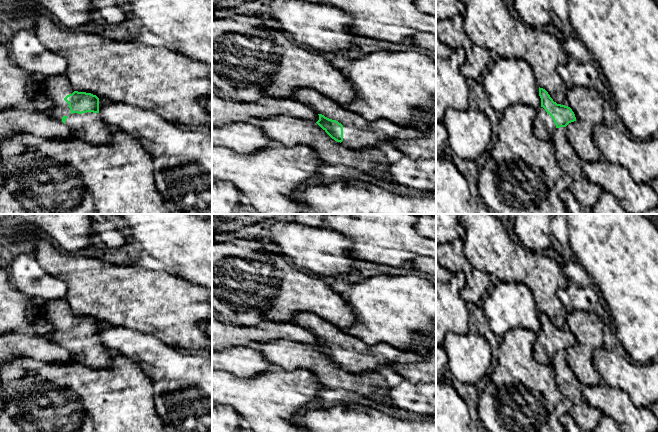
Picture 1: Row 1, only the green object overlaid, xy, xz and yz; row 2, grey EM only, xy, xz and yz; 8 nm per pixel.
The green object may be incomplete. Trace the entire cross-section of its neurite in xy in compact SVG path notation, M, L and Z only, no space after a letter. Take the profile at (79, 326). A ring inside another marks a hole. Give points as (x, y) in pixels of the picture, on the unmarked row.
M66 299L44 302L42 313L54 331L47 338L62 345L81 363L93 369L112 367L113 354L99 338L99 322L74 315Z

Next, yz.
M539 311L541 331L537 334L534 345L535 359L545 365L552 365L556 352L566 351L569 347L576 345L572 333L568 330L557 328L548 316Z

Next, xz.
M299 313L293 320L319 339L316 346L332 363L342 369L361 374L376 371L379 366L408 364L421 360L416 351L397 349L386 343L368 345L344 329L311 313Z

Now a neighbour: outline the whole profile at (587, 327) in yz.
M573 310L567 313L567 326L576 344L566 353L567 362L583 386L593 386L601 377L592 362L593 352L604 346L604 323L593 311Z

